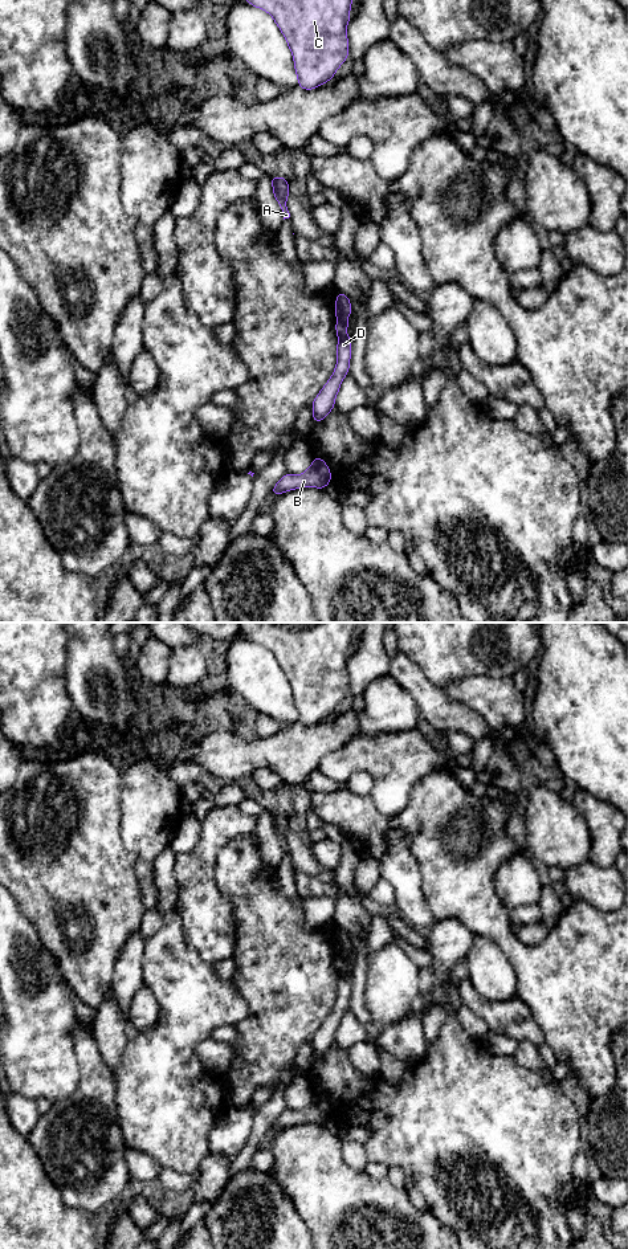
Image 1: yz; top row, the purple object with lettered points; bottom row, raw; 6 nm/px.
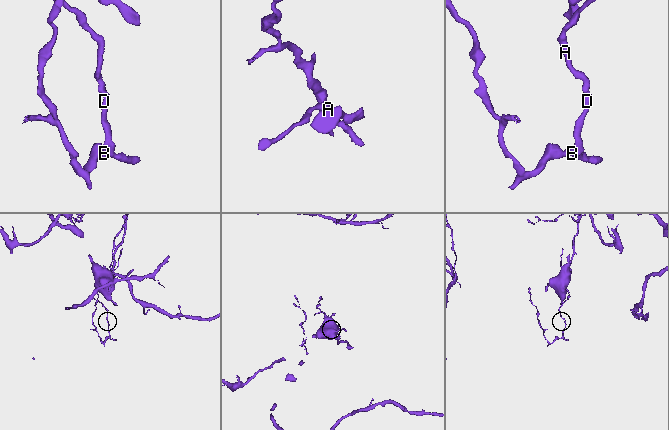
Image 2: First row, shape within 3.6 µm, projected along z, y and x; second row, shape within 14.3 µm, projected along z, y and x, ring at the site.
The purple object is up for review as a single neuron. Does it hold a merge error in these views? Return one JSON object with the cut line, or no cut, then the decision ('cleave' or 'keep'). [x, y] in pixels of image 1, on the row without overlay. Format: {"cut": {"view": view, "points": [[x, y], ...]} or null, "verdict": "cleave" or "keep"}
{"cut": {"view": "yz", "points": [[346, 954], [337, 958]]}, "verdict": "cleave"}

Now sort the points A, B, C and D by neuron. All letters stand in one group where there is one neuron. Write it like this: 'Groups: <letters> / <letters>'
Groups: A C / B D

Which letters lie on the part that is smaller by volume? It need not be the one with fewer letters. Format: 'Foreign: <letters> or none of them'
Foreign: B, D

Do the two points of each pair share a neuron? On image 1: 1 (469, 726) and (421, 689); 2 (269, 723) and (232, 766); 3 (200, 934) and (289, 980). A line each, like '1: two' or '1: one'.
1: one
2: two
3: two

